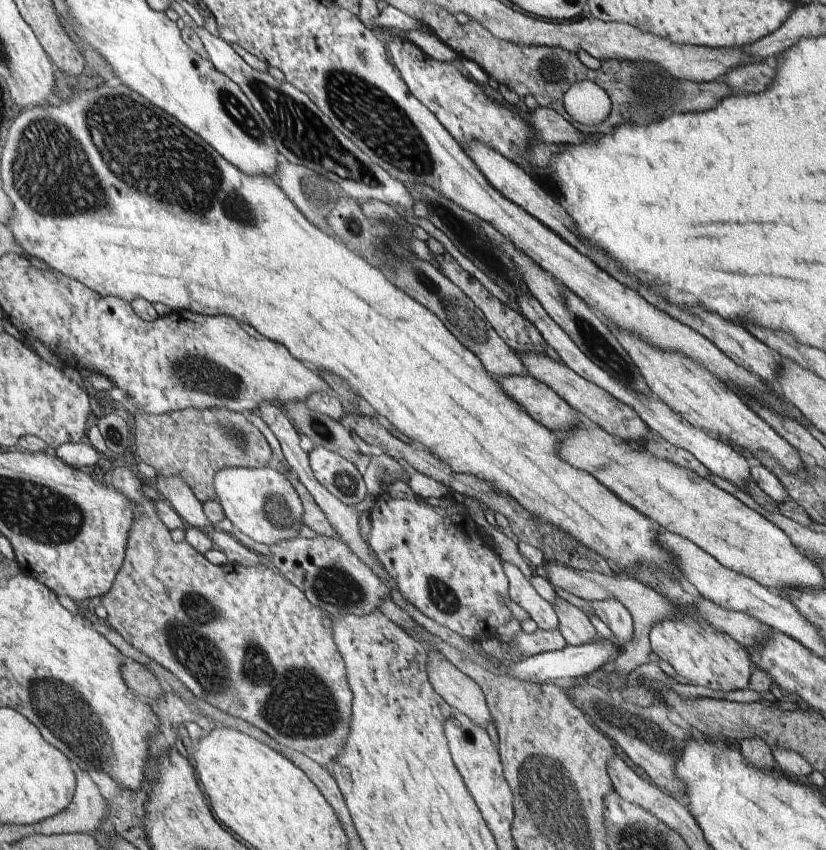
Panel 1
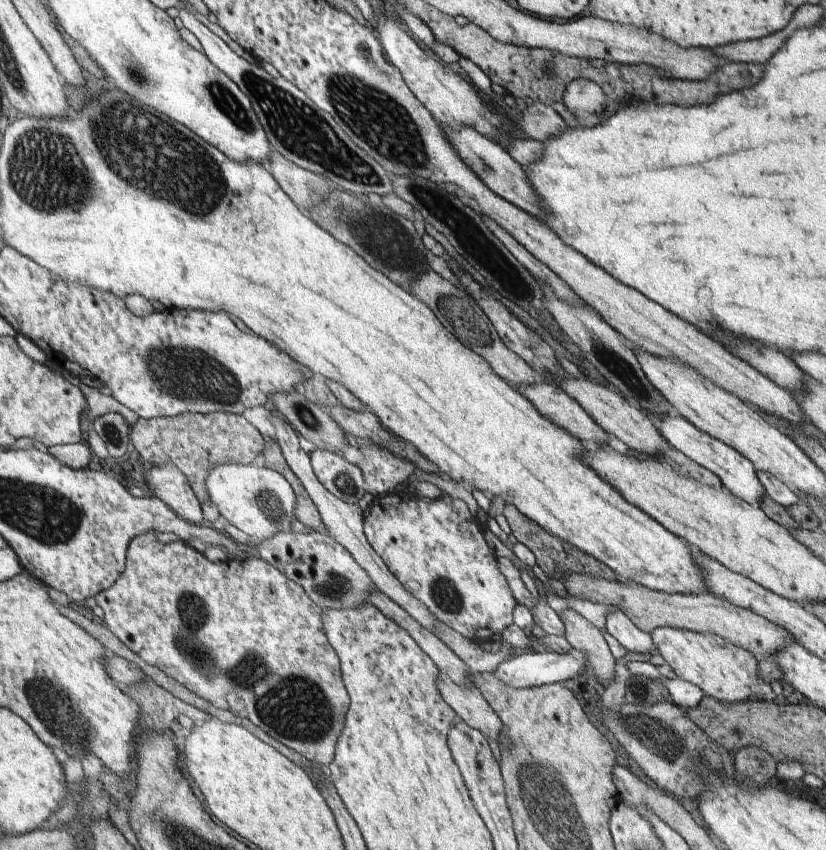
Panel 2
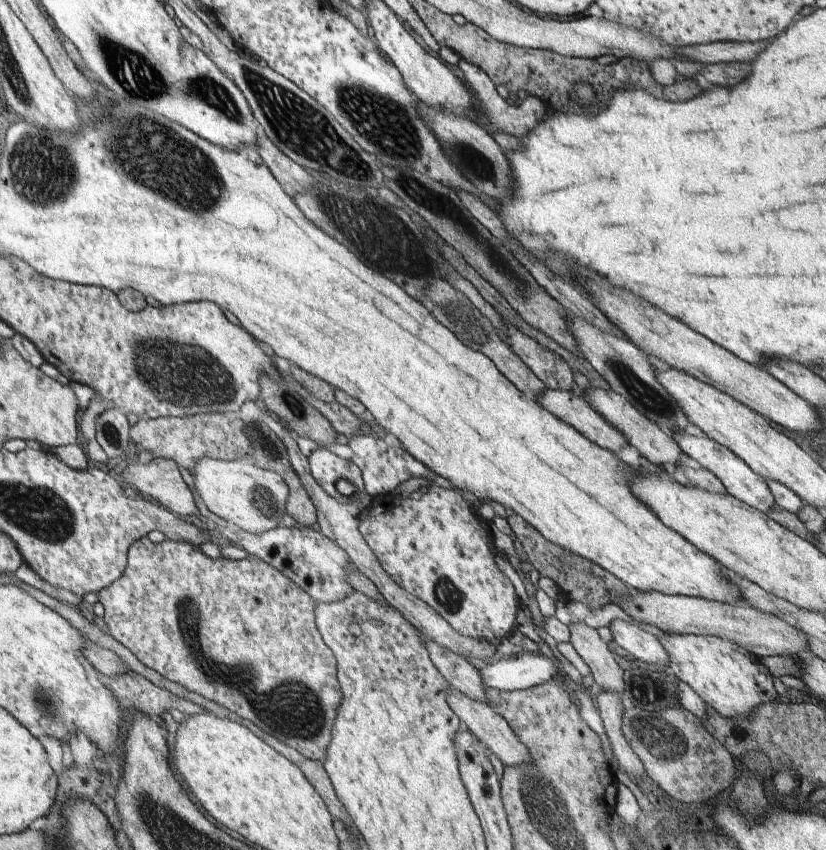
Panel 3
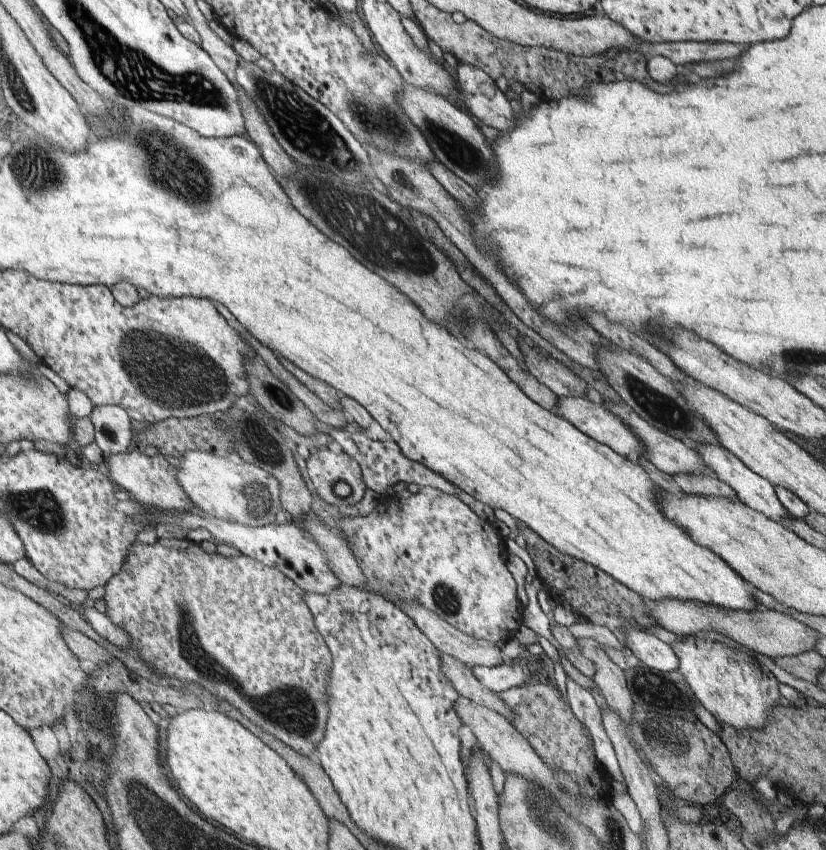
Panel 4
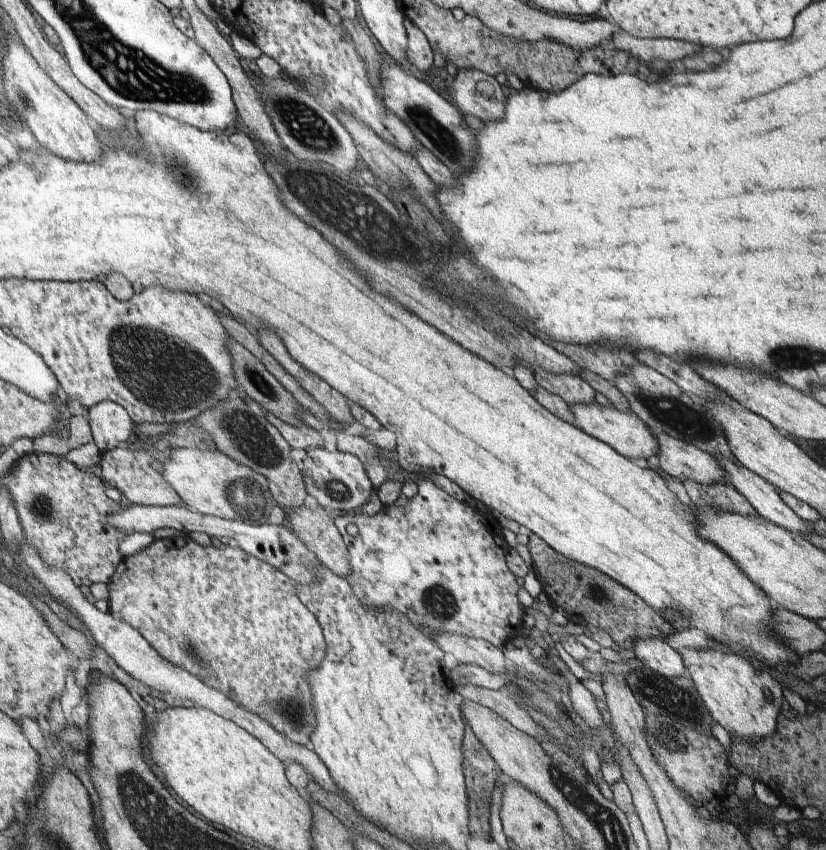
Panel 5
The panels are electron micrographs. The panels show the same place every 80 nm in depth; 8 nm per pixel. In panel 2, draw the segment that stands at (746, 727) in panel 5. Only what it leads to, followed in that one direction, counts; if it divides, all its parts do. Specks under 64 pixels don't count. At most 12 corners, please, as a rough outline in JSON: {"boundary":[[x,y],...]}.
{"boundary":[[650,636],[677,676],[720,702],[776,698],[759,658],[723,636]]}

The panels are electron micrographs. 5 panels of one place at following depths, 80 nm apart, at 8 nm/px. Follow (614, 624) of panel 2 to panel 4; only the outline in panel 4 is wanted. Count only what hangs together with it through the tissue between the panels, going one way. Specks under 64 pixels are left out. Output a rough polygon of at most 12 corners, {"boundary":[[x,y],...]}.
{"boundary":[[626,627],[625,647],[641,664],[677,670],[669,644],[636,627]]}

